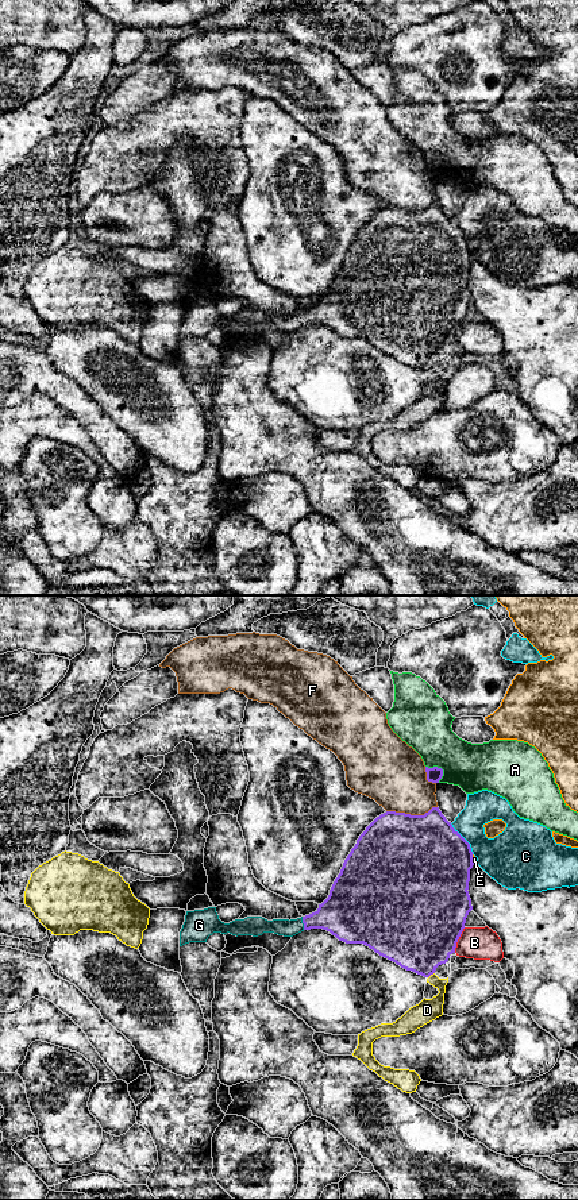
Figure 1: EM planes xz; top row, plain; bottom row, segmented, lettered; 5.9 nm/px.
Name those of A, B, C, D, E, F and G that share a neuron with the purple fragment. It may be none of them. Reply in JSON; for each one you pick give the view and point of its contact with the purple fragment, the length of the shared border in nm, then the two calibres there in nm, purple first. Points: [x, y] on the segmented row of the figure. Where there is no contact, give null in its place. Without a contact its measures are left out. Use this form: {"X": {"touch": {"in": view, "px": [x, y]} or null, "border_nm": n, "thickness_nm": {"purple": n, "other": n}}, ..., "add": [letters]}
{"G": {"touch": {"in": "xz", "px": [303, 922]}, "border_nm": 80, "thickness_nm": {"purple": 280, "other": 100}}, "add": ["G"]}

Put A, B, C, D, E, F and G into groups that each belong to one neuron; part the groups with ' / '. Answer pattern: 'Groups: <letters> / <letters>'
Groups: A / B C / D / E / F / G

